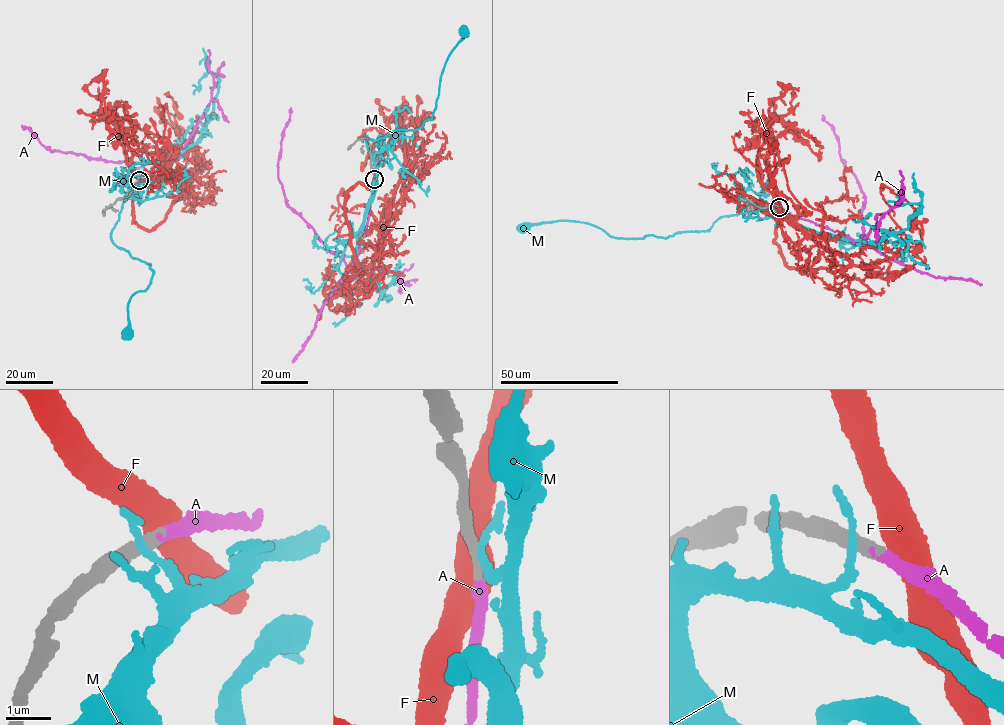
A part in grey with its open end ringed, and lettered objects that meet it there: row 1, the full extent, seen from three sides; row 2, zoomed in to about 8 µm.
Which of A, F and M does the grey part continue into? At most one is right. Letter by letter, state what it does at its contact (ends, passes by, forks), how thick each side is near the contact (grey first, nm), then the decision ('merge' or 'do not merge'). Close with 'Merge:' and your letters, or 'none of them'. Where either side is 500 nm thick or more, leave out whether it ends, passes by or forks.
A: it ends there; 240 nm thick on the grey side, 240 nm on the other; merge
F: 240 nm thick on the grey side, 550 nm on the other; do not merge
M: it passes by; 320 nm thick on the grey side, 140 nm on the other; do not merge
Merge: A

